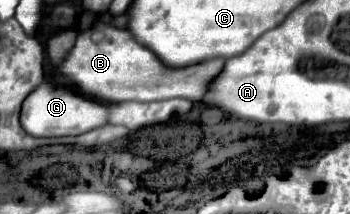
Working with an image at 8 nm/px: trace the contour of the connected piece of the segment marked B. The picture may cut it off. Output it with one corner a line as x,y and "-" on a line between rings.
95,23
79,33
75,47
59,65
65,81
87,97
103,103
121,101
163,101
183,97
191,103
203,103
209,83
221,73
223,57
195,63
189,67
169,67
151,49
137,43
129,29
117,29
107,23

